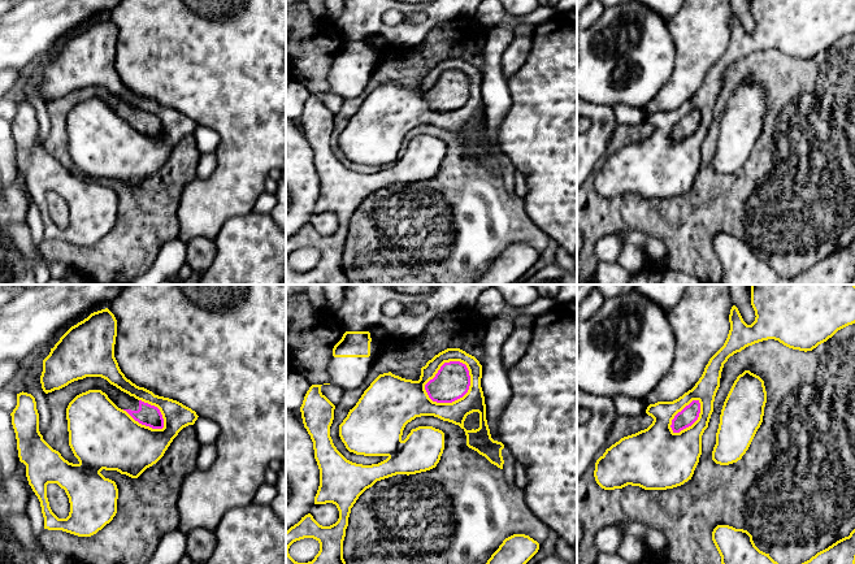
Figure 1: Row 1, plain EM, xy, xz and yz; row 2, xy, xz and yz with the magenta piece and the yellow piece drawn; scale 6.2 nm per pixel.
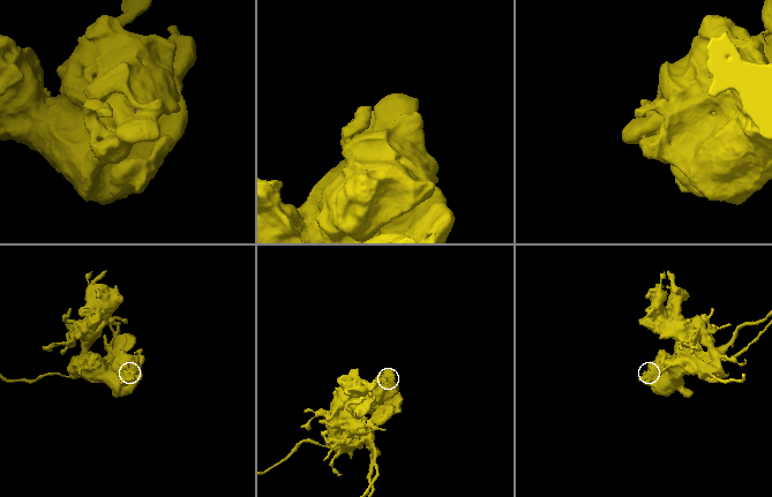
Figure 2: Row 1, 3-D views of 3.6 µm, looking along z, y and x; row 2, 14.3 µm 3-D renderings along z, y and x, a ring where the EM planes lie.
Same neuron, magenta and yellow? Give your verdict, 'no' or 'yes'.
no

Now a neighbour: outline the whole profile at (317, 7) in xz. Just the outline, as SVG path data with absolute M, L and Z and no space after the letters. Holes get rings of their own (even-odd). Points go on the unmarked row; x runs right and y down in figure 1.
M307 0L307 3L308 3L314 18L327 19L331 25L331 31L338 32L337 22L329 17L324 0Z

